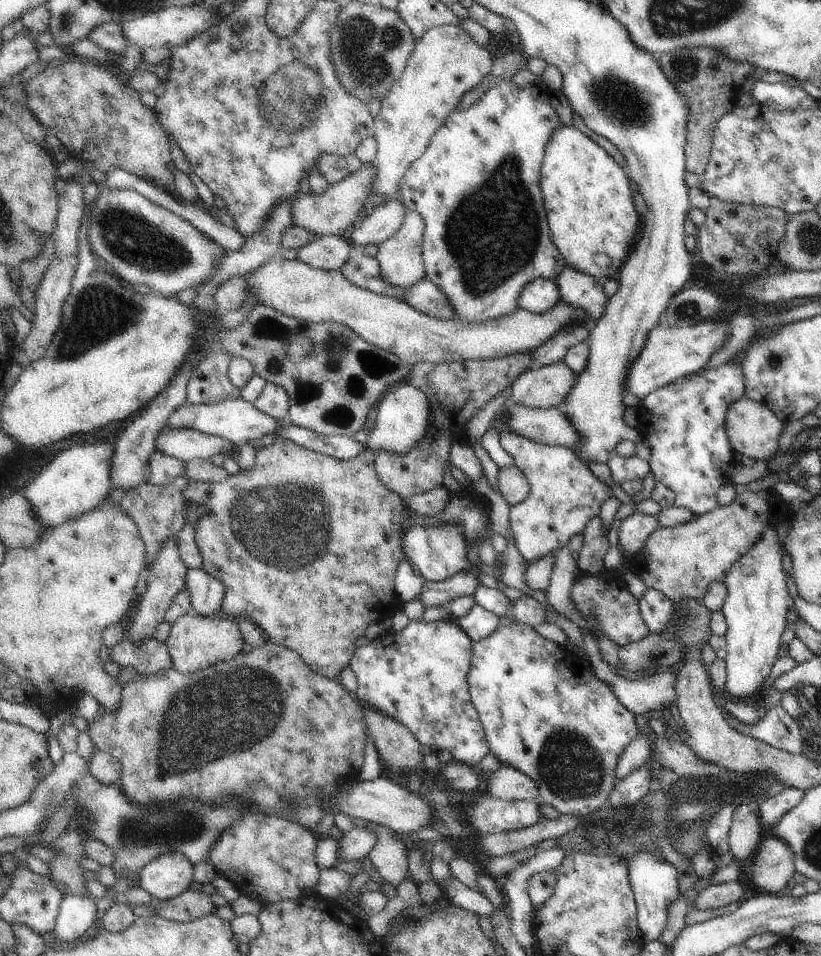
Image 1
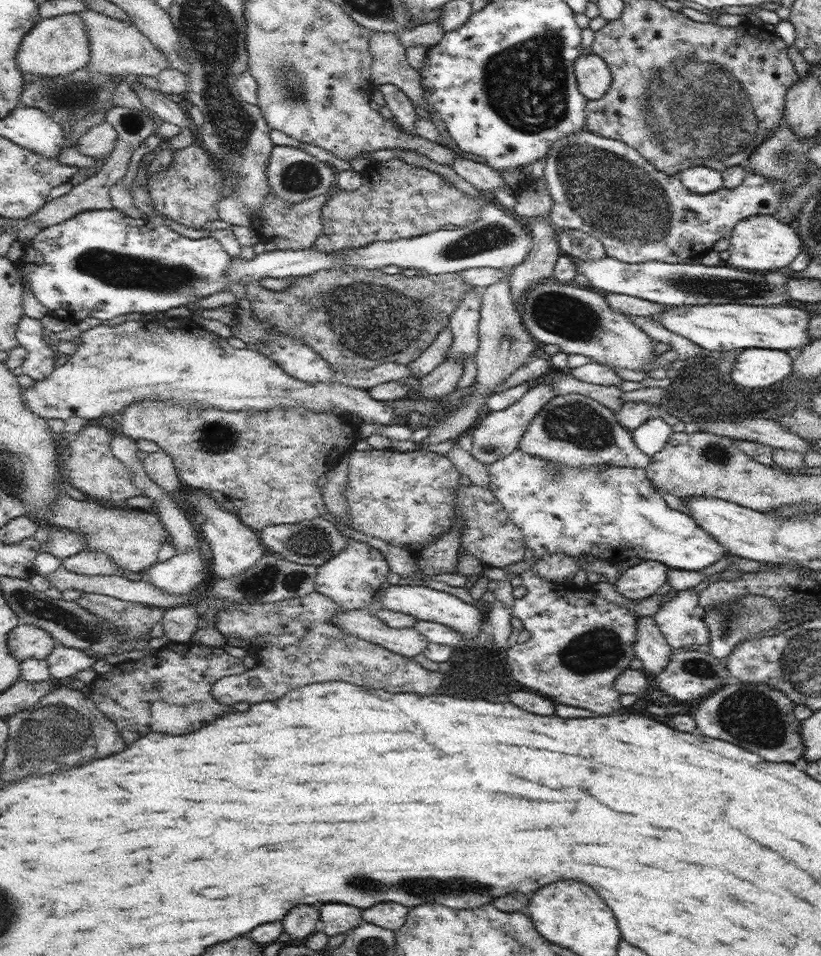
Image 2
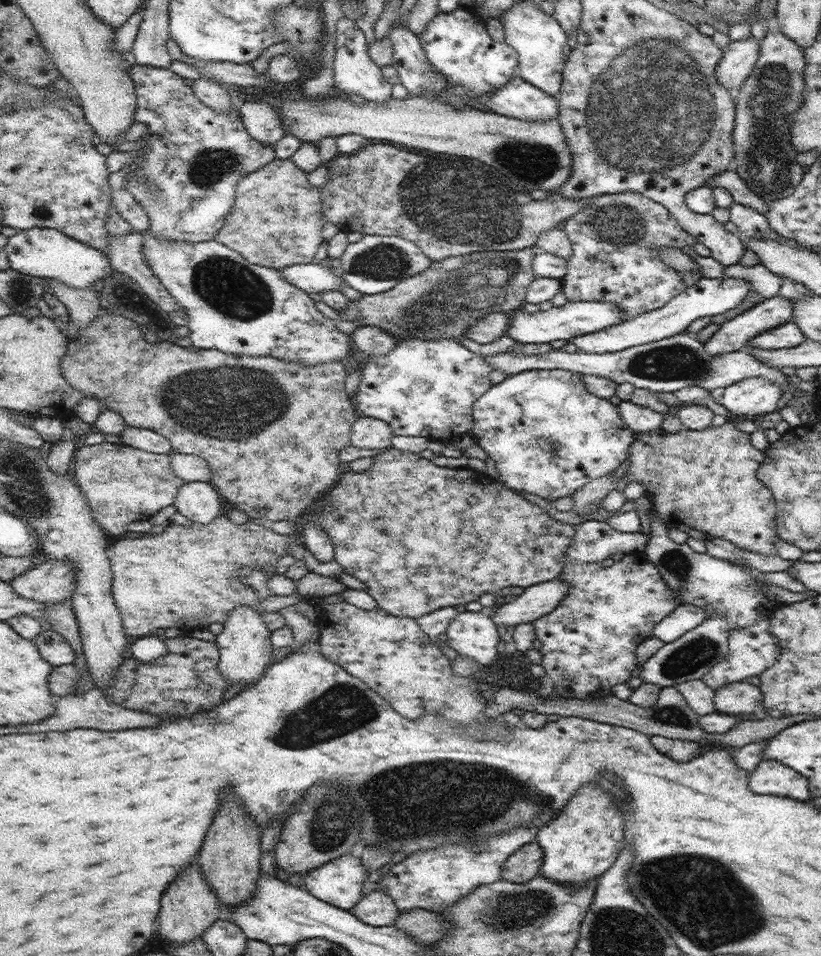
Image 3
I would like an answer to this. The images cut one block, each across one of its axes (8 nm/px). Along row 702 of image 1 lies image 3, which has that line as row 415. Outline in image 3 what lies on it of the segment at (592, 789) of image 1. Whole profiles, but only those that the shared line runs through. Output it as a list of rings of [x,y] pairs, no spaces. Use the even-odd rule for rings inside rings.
[[[525,370],[507,376],[503,382],[491,386],[479,400],[473,402],[473,428],[469,430],[481,450],[495,462],[503,484],[515,492],[529,492],[555,502],[595,478],[615,472],[615,468],[629,460],[629,446],[633,444],[633,430],[621,420],[619,406],[585,390],[579,372],[571,370]]]

